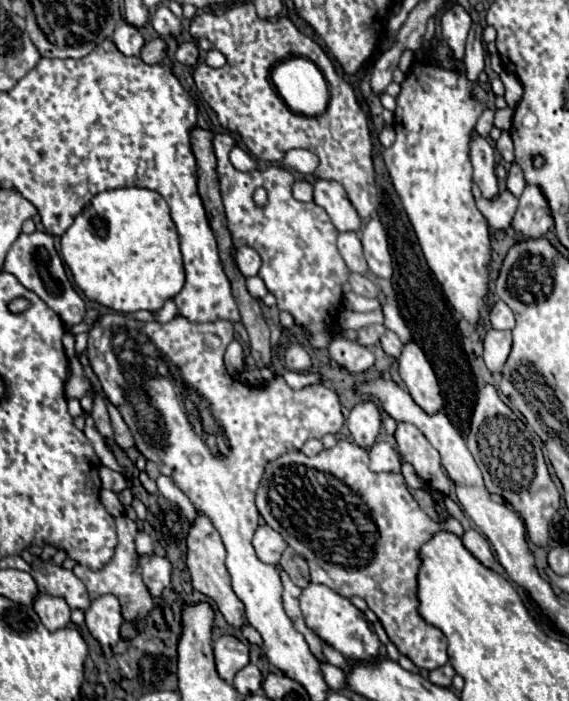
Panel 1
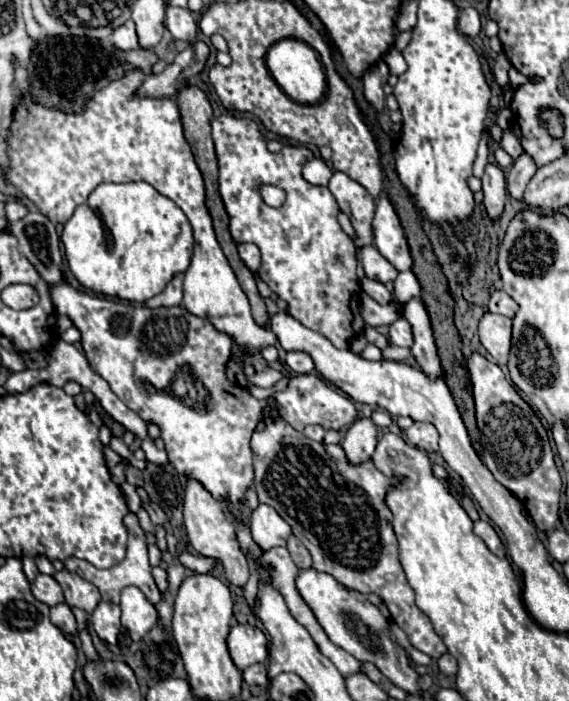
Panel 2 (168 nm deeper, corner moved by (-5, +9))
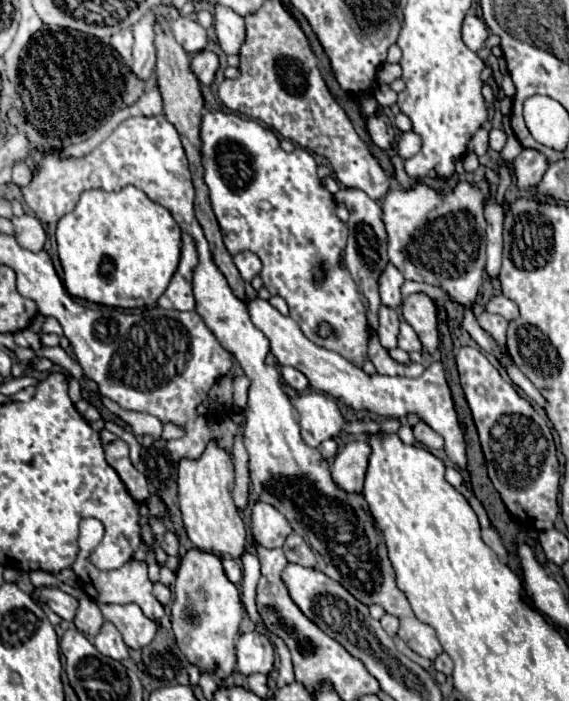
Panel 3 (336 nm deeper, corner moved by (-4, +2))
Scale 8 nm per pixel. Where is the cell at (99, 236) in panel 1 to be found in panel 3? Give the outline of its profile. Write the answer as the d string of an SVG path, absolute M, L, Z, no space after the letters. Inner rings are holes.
M125 186L117 192L99 188L83 190L73 212L57 222L57 252L63 268L63 282L71 296L87 302L113 306L113 308L141 308L153 306L165 292L181 256L181 228L171 212L151 202L145 192L135 186Z

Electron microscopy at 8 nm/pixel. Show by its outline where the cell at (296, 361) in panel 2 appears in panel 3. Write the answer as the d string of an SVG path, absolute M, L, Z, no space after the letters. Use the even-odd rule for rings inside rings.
M285 366L285 368L281 370L281 376L283 376L285 384L291 386L293 390L297 390L297 392L305 392L305 390L309 388L309 380L307 380L299 370L295 370L295 368L291 368L291 366Z

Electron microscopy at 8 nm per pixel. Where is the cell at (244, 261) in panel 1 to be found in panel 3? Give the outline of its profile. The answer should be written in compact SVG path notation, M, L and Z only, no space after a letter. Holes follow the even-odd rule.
M239 252L237 256L233 256L233 262L235 262L241 278L247 282L251 282L253 276L257 276L261 272L261 260L253 252Z

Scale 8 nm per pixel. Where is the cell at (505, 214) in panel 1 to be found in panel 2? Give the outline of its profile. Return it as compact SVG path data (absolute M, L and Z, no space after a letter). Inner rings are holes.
M526 153L520 155L520 159L514 161L512 171L510 171L508 179L506 179L506 183L508 183L508 193L510 193L514 199L522 199L522 193L524 193L524 189L526 189L526 185L528 185L528 181L532 179L534 173L536 173L536 165L532 163L532 159L530 159Z

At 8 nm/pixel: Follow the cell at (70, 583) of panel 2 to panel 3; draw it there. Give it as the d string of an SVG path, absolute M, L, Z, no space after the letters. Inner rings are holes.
M79 600L79 612L77 612L75 622L73 622L77 626L77 630L81 630L81 632L85 632L89 636L97 636L103 622L105 622L103 614L101 614L101 610L97 608L95 602Z

